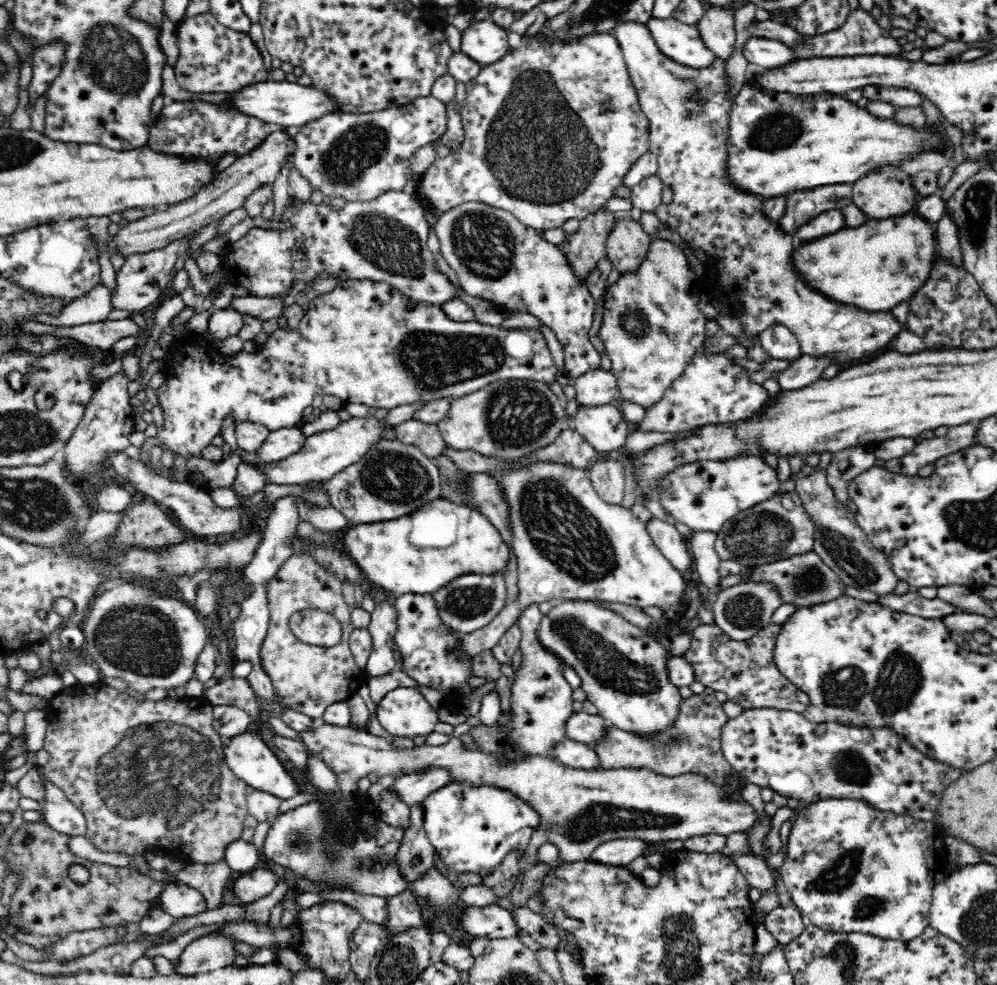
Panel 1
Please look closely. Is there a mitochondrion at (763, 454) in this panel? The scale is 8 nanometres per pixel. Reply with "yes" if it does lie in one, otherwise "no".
no

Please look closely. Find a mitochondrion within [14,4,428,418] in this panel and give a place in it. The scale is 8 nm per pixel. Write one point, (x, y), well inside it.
(110, 53)

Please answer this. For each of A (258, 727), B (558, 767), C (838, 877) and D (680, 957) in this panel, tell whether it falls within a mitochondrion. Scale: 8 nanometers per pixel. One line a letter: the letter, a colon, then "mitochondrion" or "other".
A: other
B: other
C: mitochondrion
D: mitochondrion

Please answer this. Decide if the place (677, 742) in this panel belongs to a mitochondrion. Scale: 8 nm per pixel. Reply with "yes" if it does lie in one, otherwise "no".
yes

